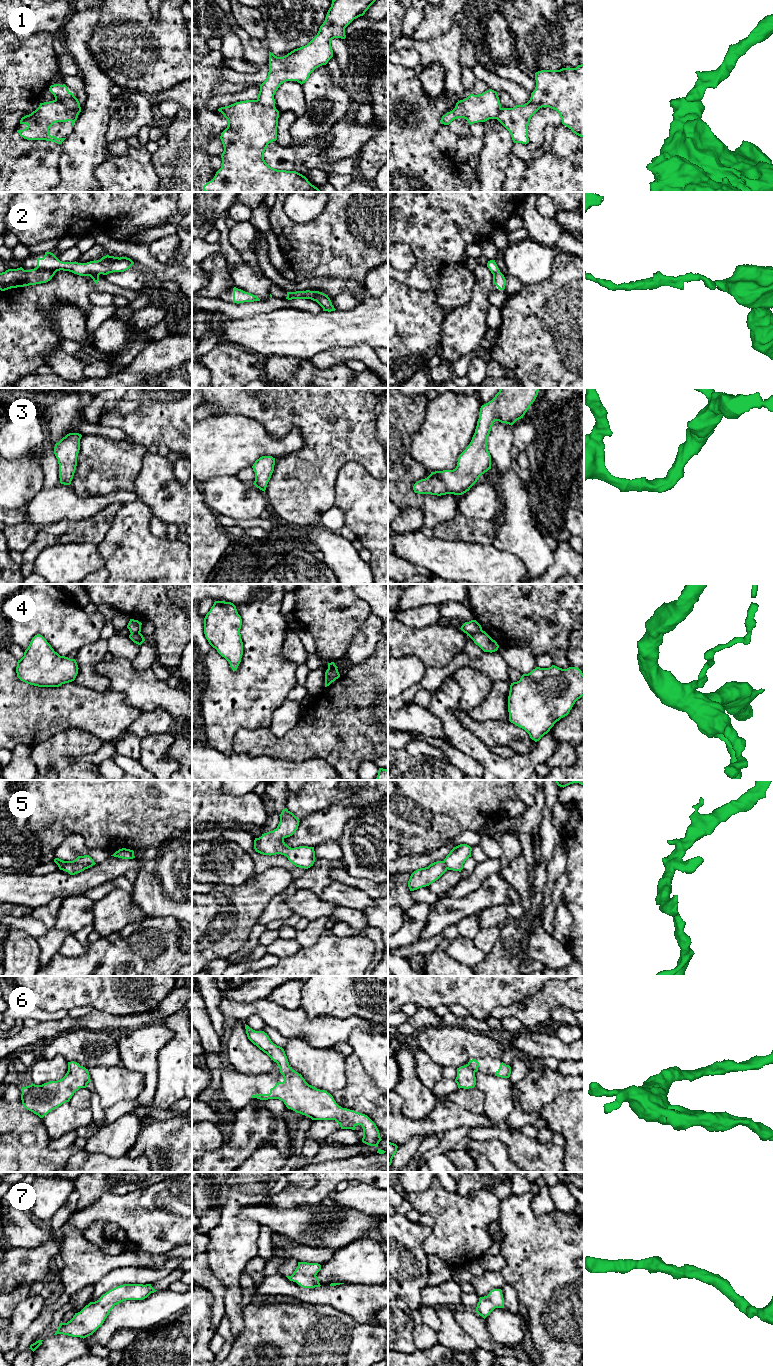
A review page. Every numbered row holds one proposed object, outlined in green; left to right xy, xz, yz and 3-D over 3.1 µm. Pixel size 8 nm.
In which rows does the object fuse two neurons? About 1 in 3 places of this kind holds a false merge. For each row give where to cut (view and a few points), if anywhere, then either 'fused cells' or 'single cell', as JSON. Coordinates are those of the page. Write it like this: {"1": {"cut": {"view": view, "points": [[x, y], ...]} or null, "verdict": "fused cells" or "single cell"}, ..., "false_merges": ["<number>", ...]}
{"1": {"cut": {"view": "xy", "points": [[55, 99], [77, 115]]}, "verdict": "fused cells"}, "2": {"cut": null, "verdict": "single cell"}, "3": {"cut": null, "verdict": "single cell"}, "4": {"cut": {"view": "yz", "points": [[481, 629], [469, 636]]}, "verdict": "fused cells"}, "5": {"cut": null, "verdict": "single cell"}, "6": {"cut": null, "verdict": "single cell"}, "7": {"cut": null, "verdict": "single cell"}, "false_merges": ["1", "4"]}

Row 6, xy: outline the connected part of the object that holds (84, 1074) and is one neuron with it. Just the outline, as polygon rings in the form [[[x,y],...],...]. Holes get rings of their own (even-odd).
[[[68,1062],[68,1071],[62,1079],[22,1087],[22,1104],[27,1110],[43,1118],[69,1102],[74,1093],[80,1088],[86,1088],[90,1081],[88,1069],[77,1062]]]

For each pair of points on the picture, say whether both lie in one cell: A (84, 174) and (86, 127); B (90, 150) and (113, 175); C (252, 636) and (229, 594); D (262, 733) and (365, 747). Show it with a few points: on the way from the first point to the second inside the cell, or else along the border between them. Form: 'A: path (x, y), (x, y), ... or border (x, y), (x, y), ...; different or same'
A: path (84, 162), (86, 139); same
B: border (108, 158), (95, 170), (96, 180); different
C: border (256, 594), (250, 601), (235, 605); different
D: path (288, 744), (339, 744); same

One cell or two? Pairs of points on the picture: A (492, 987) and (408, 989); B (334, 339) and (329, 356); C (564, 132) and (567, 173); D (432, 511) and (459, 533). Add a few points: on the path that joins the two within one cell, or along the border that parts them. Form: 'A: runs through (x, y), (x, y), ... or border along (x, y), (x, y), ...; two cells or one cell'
A: runs through (471, 986), (429, 986); one cell
B: border along (355, 345), (332, 346), (321, 350), (311, 357); two cells
C: border along (552, 150), (562, 157), (567, 157), (573, 152); two cells
D: border along (457, 511), (450, 519), (439, 522), (432, 528); two cells

